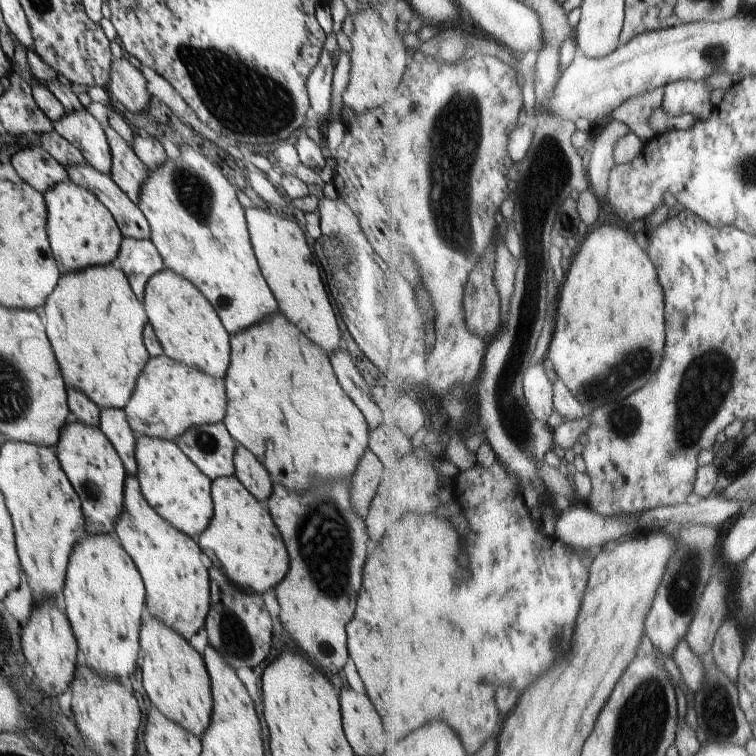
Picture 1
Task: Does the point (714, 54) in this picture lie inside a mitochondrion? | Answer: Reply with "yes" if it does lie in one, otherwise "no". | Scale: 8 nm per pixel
yes

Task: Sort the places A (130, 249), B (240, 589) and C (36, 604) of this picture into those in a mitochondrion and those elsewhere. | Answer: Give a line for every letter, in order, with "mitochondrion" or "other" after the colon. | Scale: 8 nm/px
A: other
B: other
C: other

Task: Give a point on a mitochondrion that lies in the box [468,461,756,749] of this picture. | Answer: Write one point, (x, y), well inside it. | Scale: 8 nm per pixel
(715, 703)

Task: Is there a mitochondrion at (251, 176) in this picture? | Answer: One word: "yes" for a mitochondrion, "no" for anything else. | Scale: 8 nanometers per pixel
no

